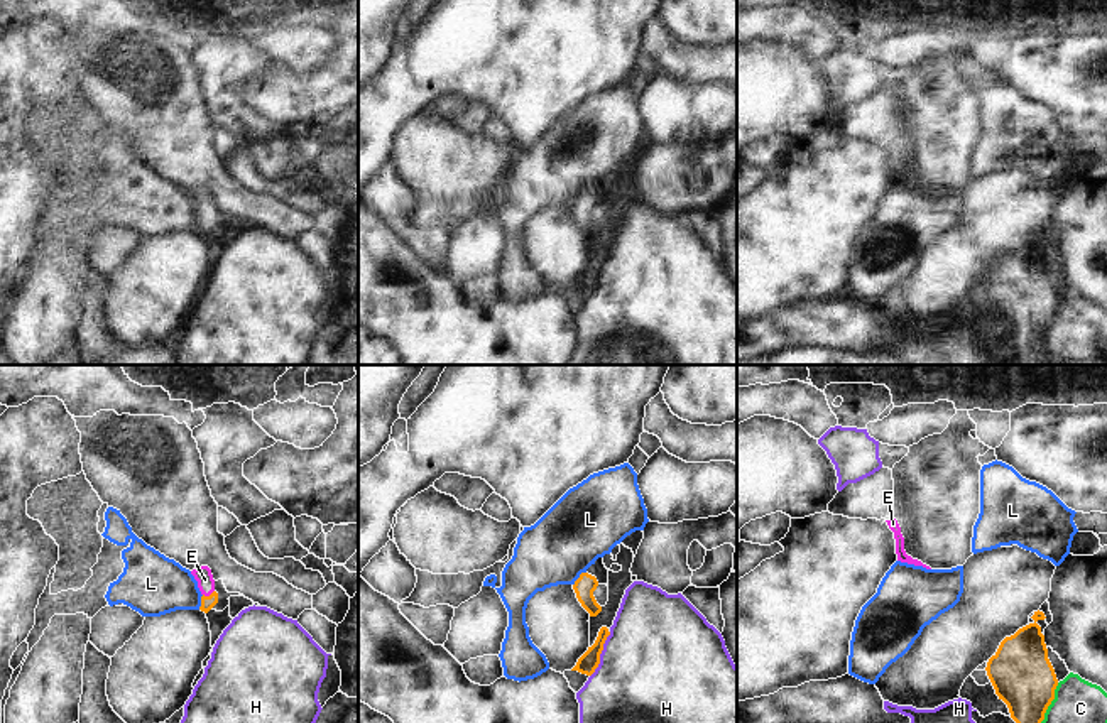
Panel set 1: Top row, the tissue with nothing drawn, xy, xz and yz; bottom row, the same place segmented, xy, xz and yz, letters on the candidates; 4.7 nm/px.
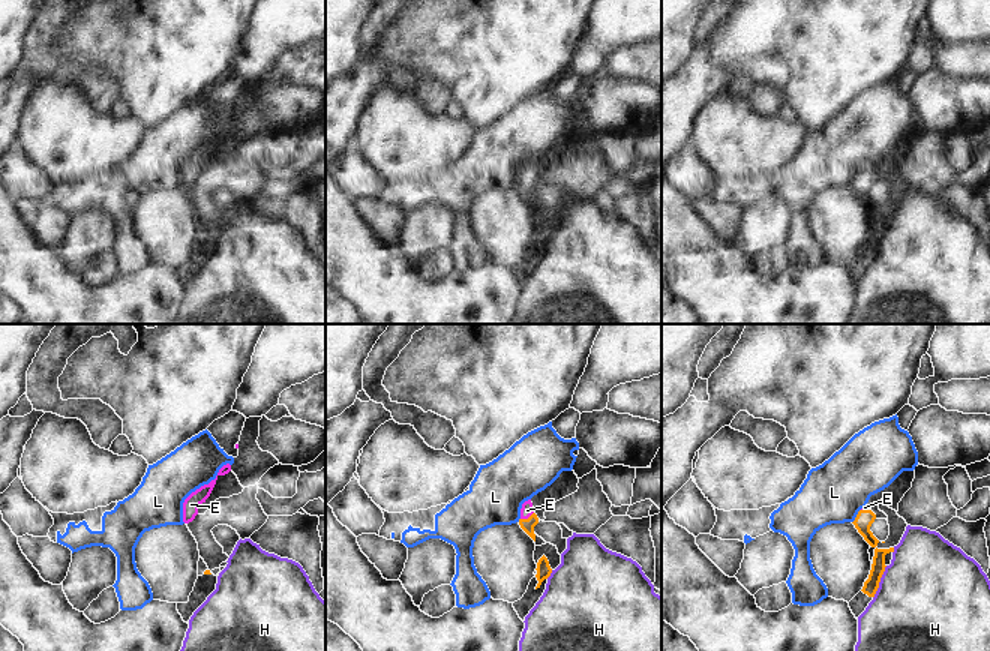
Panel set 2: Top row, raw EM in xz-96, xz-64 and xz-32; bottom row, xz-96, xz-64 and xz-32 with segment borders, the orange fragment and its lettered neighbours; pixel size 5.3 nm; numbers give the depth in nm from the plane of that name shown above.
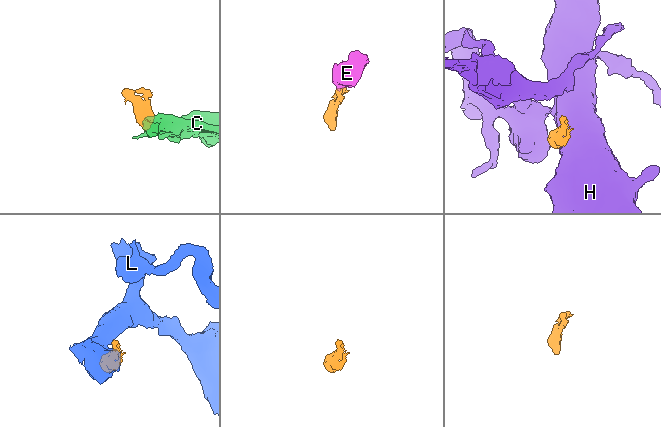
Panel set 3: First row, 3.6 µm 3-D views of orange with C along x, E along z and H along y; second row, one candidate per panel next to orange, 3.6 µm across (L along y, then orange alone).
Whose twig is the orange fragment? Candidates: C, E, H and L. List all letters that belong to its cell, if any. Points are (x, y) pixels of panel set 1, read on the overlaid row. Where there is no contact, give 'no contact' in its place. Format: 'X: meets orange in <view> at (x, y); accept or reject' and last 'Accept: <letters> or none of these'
C: meets orange in yz at (1050, 703); reject
E: meets orange in xy at (210, 595); accept
H: meets orange in xz at (600, 652); reject
L: meets orange in xz at (578, 578); reject
Accept: E

